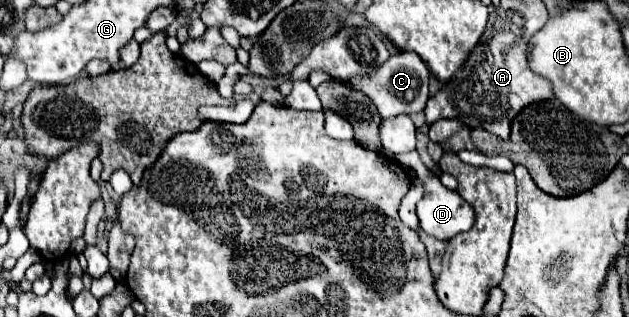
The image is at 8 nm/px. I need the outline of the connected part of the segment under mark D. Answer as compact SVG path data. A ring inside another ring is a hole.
M417 150L395 155L395 159L401 165L411 166L411 168L415 169L415 171L417 171L417 177L423 181L425 195L423 195L423 199L417 203L417 217L419 217L421 229L423 229L427 235L437 237L437 239L441 239L441 241L449 241L449 239L455 237L457 233L471 229L471 225L473 225L473 221L475 221L475 213L473 213L471 205L465 203L455 191L449 191L449 189L439 181L437 175L431 175L431 173L429 173L429 169L422 163Z

